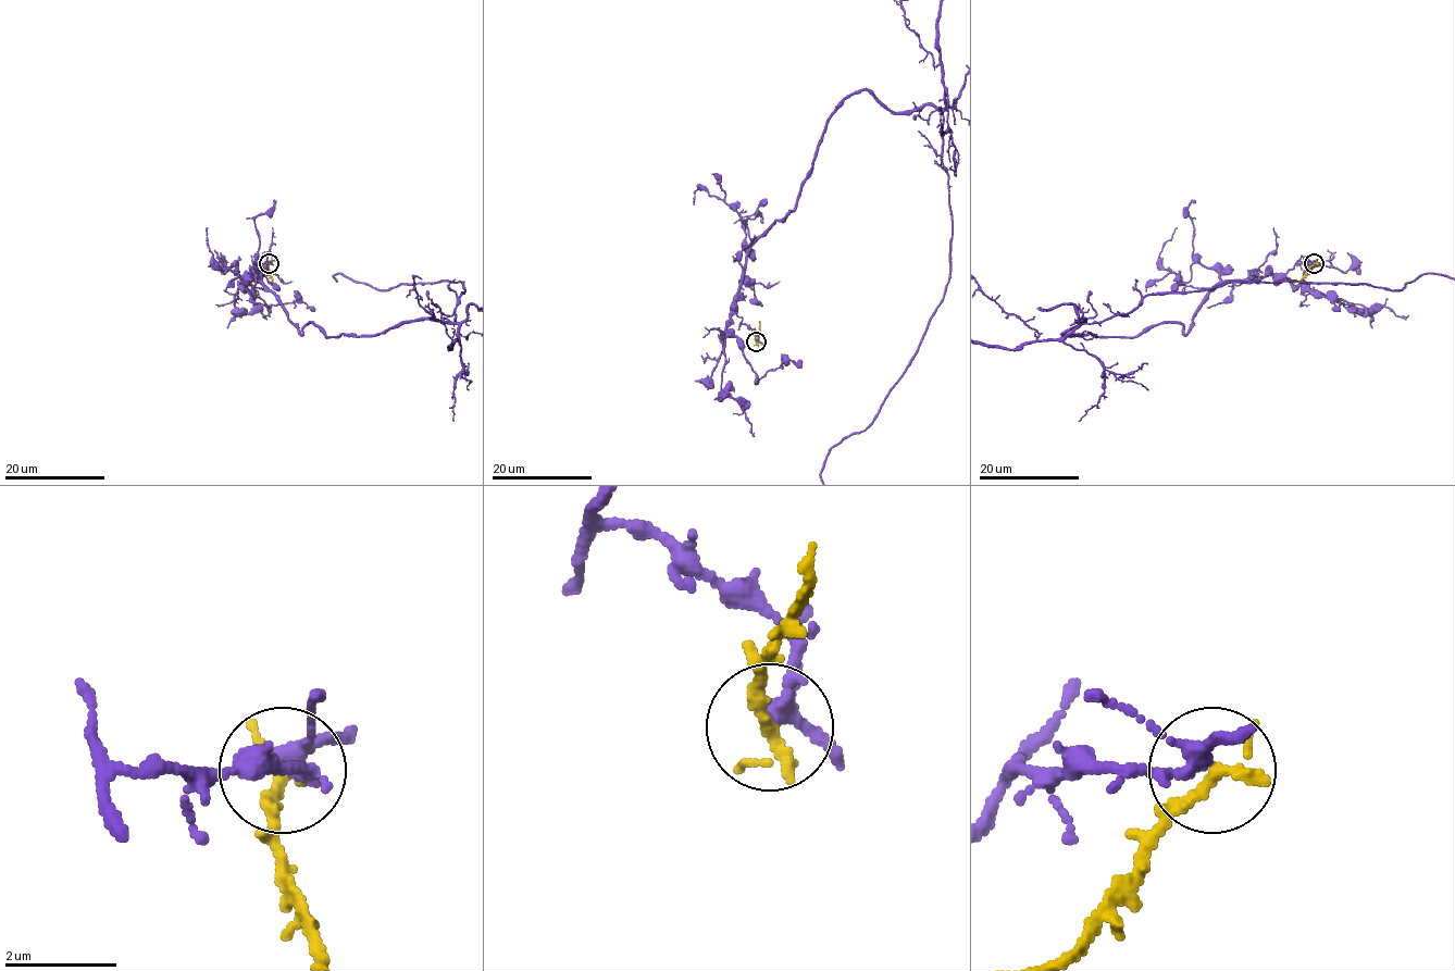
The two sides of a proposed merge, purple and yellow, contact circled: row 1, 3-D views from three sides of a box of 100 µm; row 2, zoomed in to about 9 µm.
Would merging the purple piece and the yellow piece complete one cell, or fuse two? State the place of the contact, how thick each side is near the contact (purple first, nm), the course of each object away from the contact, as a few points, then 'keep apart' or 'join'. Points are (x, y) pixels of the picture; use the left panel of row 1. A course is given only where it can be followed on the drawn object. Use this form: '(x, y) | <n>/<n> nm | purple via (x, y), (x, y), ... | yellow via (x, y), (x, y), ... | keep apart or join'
(269, 263) | 220/200 nm | yellow via (269, 262), (272, 284) | keep apart

